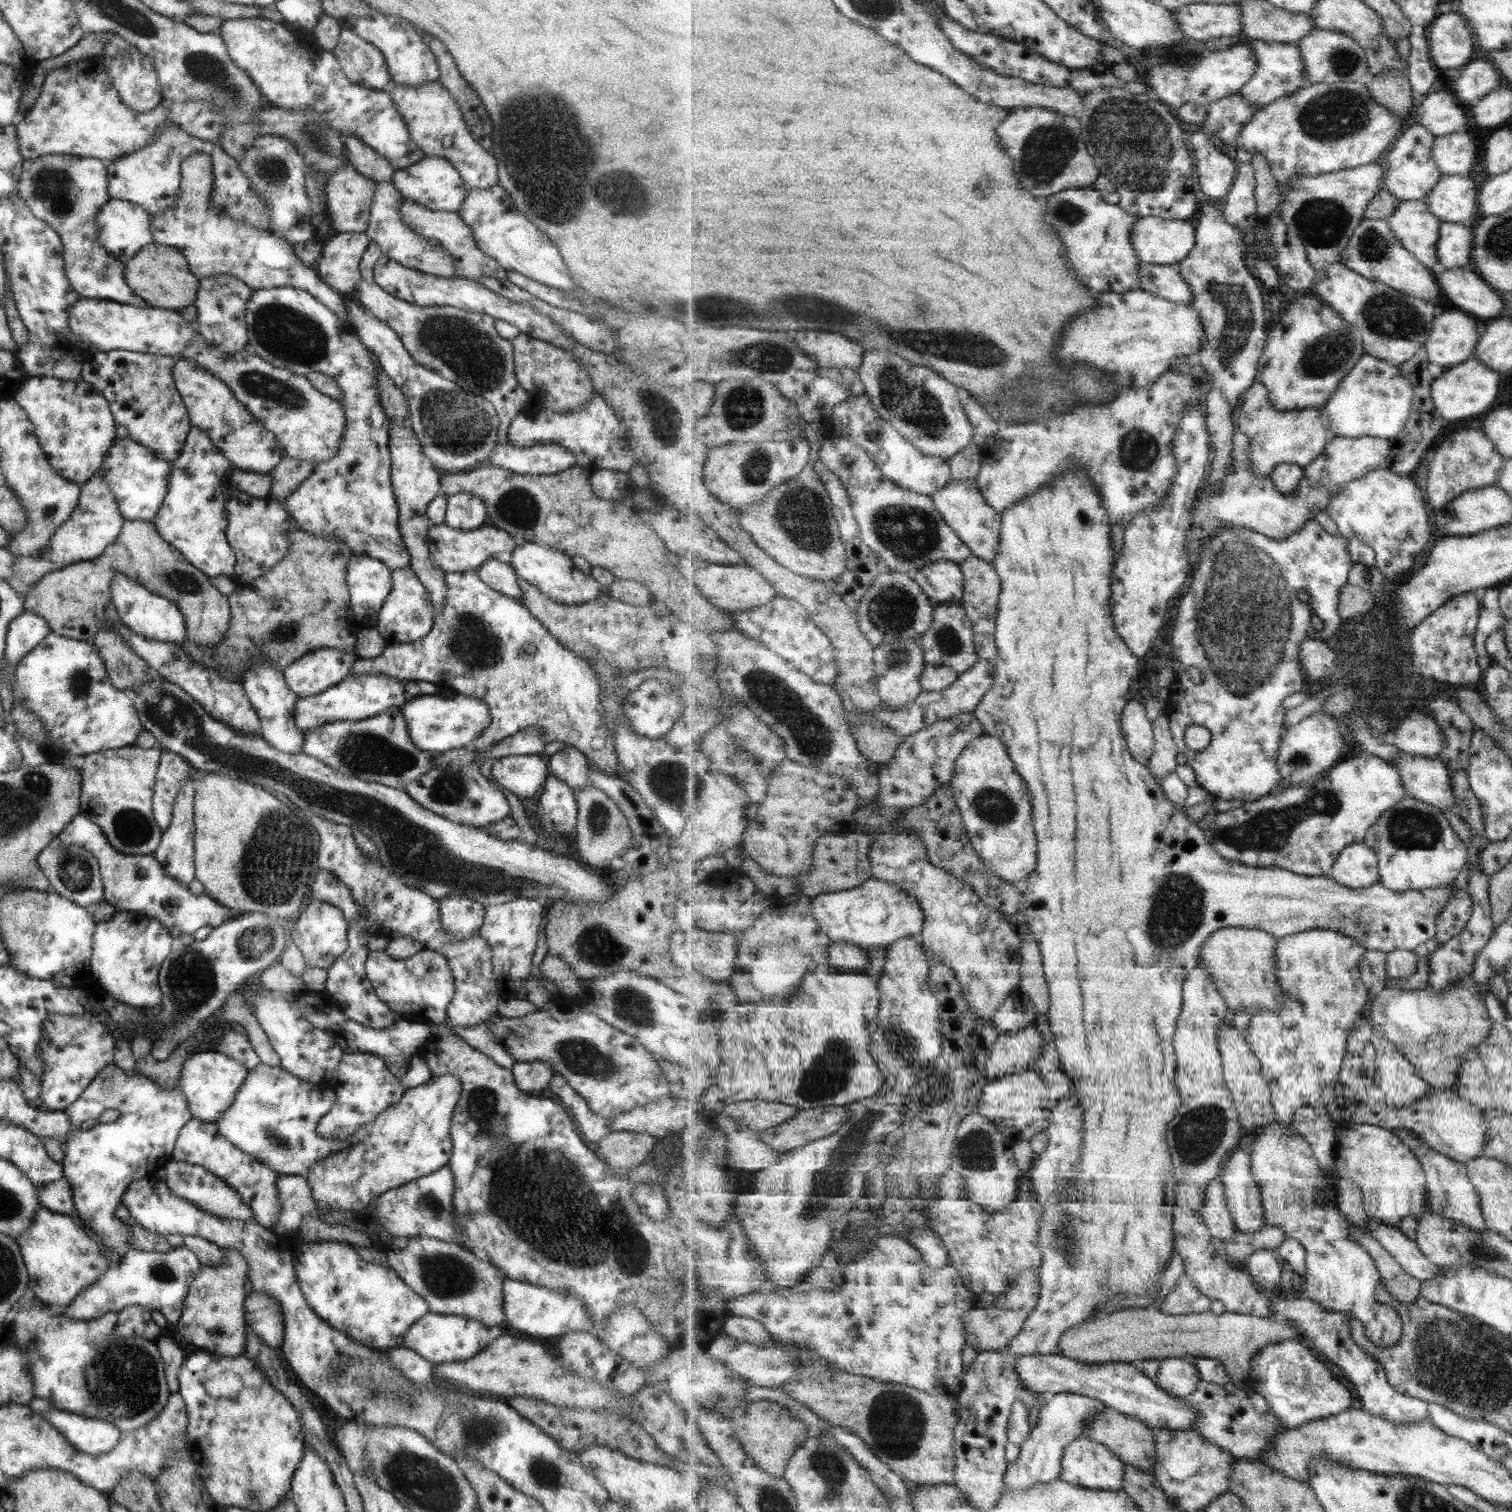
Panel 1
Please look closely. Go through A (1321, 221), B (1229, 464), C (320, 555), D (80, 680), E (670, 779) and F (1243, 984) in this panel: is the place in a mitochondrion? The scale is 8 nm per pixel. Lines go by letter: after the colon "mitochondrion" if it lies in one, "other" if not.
A: mitochondrion
B: other
C: other
D: mitochondrion
E: mitochondrion
F: other

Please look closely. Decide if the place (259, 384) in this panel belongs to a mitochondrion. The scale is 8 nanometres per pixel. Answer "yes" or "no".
yes

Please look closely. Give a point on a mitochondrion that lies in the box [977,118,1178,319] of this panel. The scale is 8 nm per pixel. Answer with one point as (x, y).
(1048, 150)

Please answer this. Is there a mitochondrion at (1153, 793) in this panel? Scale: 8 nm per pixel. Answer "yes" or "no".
no

